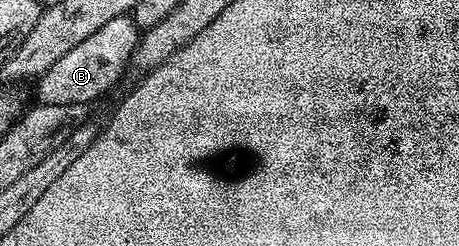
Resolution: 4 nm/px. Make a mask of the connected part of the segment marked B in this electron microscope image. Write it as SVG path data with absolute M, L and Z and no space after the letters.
M130 16L111 19L109 23L105 23L105 27L101 27L101 31L93 31L89 39L73 47L69 55L61 55L61 59L57 59L53 67L46 69L37 78L38 100L45 105L64 105L66 102L87 105L97 100L106 91L107 85L116 83L123 68L126 70L130 66L140 36L141 30Z

